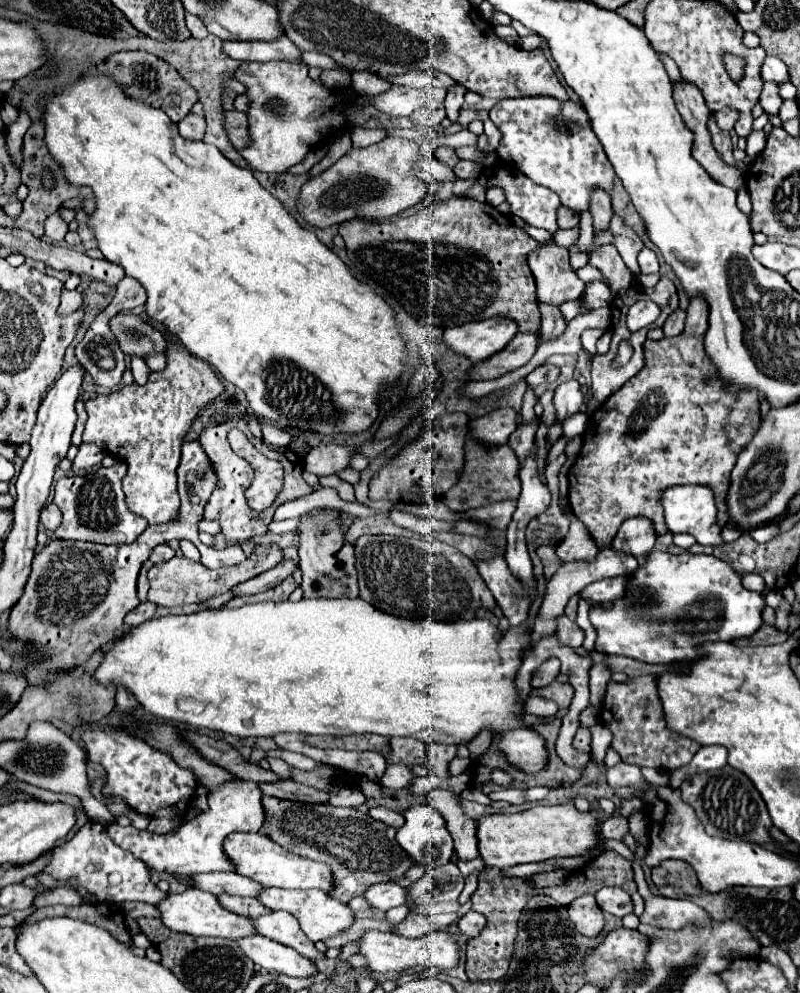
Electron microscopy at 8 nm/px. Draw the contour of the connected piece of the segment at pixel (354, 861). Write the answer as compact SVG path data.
M267 795L263 797L263 809L265 823L259 833L265 833L271 841L287 847L287 851L295 855L327 863L335 875L335 887L329 893L341 903L349 903L373 883L401 877L413 865L413 861L397 845L395 829L357 809L335 807L331 803L285 801Z

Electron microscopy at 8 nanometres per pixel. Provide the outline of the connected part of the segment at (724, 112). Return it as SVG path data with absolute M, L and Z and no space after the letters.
M723 107L723 109L715 111L715 117L717 117L717 123L723 131L731 131L733 125L739 121L739 111L735 111L731 107Z

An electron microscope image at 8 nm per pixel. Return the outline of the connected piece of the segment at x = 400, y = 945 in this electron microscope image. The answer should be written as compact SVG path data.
M365 931L361 939L357 939L357 955L361 955L367 965L373 971L399 971L399 969L411 969L417 965L429 965L439 971L453 969L459 963L459 947L455 935L449 935L445 931L431 931L419 939L403 939L395 933L383 933L383 931Z

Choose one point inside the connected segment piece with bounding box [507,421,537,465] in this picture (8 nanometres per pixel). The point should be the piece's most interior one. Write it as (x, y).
(521, 441)

